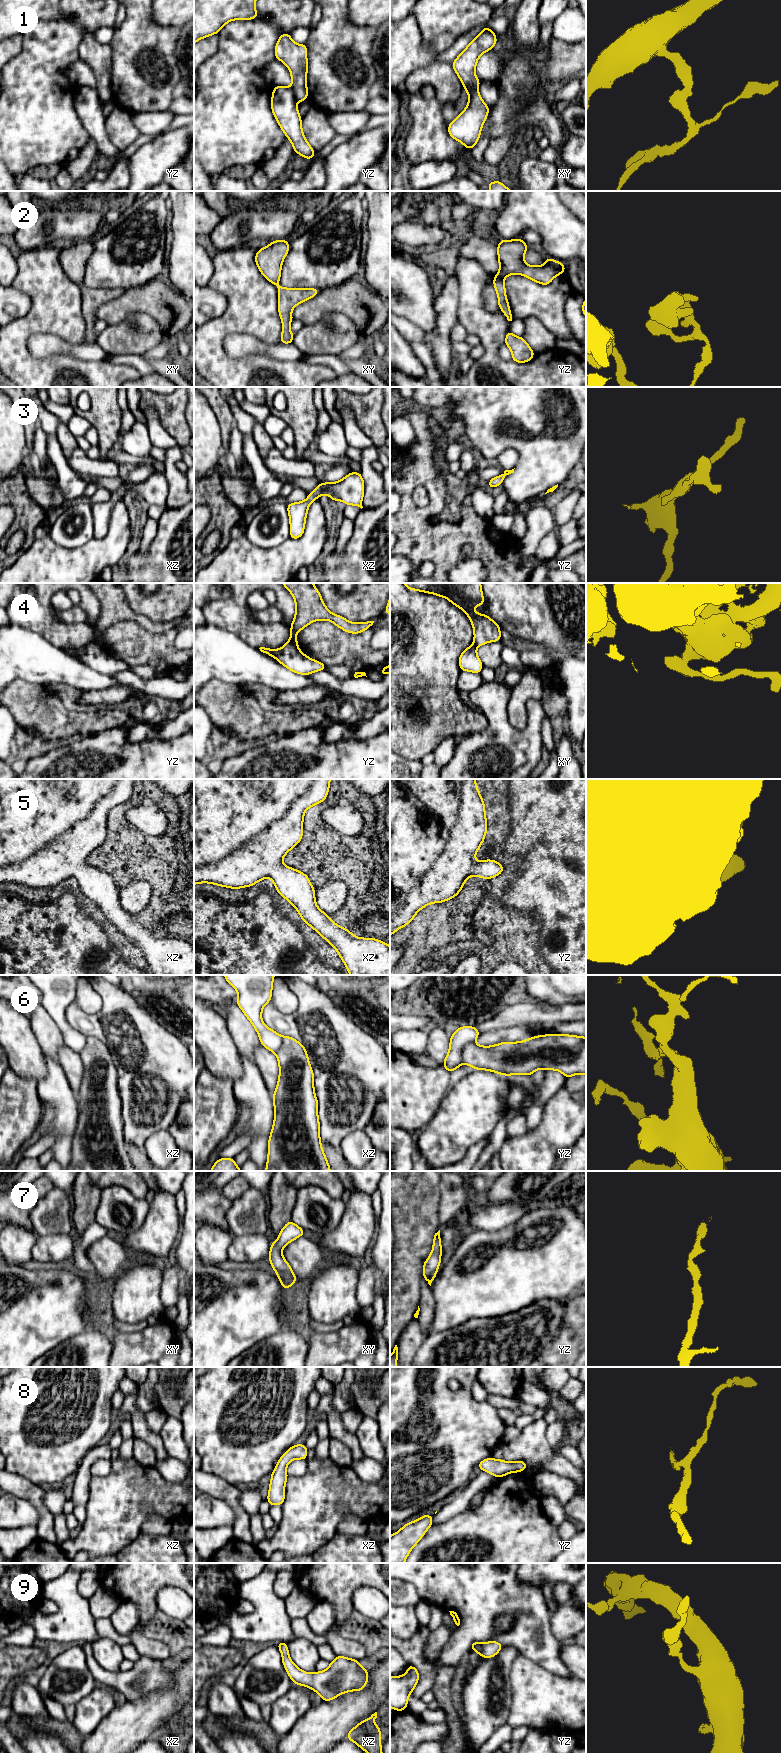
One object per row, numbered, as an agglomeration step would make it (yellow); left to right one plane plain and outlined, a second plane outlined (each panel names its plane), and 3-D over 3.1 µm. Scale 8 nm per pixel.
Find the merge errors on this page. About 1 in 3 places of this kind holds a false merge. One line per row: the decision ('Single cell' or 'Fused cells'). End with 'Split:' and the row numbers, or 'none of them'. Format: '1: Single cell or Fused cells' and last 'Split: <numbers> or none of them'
1: Fused cells
2: Single cell
3: Single cell
4: Fused cells
5: Single cell
6: Fused cells
7: Single cell
8: Single cell
9: Single cell
Split: 1, 4, 6

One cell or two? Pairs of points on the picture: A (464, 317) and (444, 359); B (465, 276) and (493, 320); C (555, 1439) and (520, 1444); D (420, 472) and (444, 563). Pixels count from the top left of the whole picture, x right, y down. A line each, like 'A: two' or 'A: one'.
A: two
B: one
C: two
D: one

